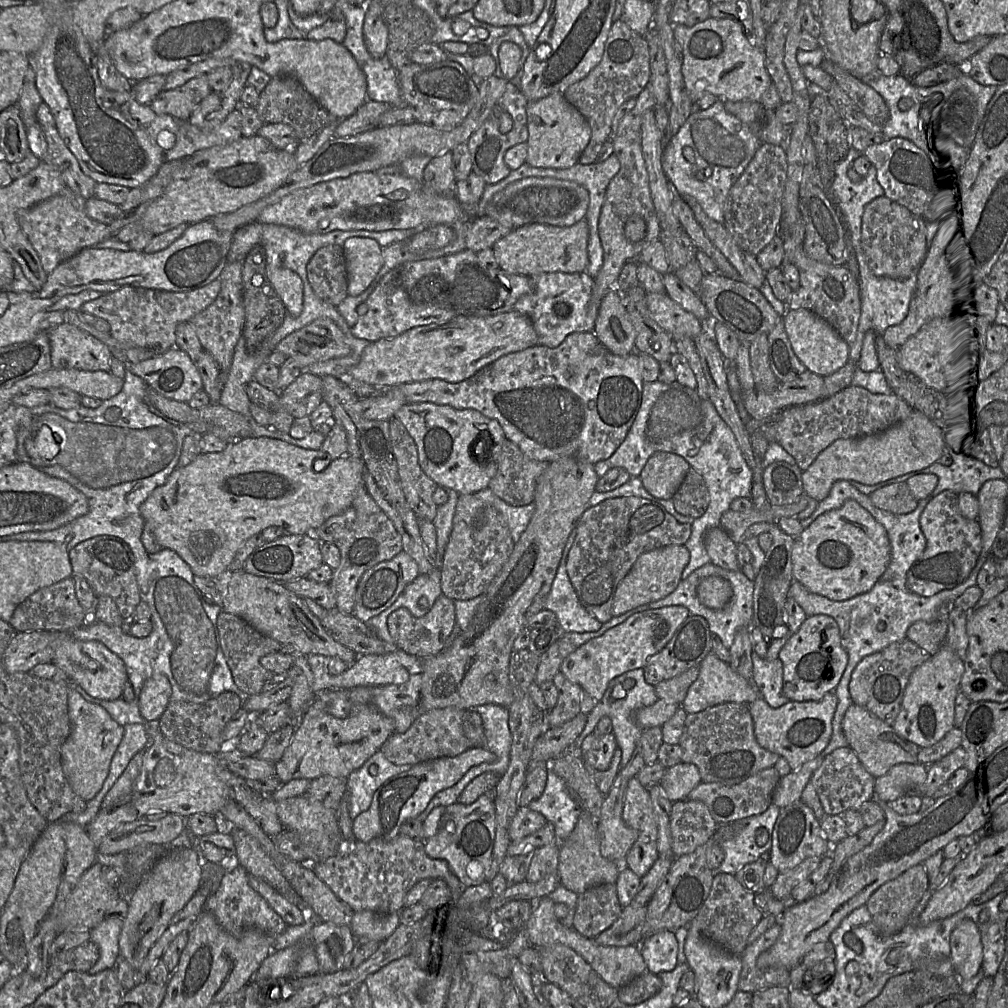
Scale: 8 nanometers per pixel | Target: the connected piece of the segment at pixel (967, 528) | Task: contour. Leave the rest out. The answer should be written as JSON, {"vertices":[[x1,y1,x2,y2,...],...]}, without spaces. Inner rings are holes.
{"vertices":[[950,490,939,493,929,501,919,523,926,547,907,572,906,587,912,593,929,597,965,581,978,561,982,549,982,531,977,520,967,519,960,514,957,494]]}

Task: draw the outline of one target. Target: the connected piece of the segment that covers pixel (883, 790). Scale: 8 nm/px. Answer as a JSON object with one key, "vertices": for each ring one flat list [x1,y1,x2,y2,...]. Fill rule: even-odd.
{"vertices":[[915,763,897,764,886,774,875,778,874,798,879,802,894,801,911,792,920,794,920,787,927,778,927,766]]}

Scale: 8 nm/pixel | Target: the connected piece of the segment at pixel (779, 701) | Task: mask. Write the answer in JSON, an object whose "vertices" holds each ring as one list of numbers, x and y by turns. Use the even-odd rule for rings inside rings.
{"vertices":[[752,649,752,683,760,696,772,708,778,708,790,701,782,691,783,665,780,659,761,658]]}

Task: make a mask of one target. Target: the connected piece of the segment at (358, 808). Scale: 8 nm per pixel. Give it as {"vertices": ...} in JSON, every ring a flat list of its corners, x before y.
{"vertices":[[378,750,359,769,353,771,346,782,346,799,350,818,355,819,369,808,373,794,383,783,408,771,411,766,393,764]]}

